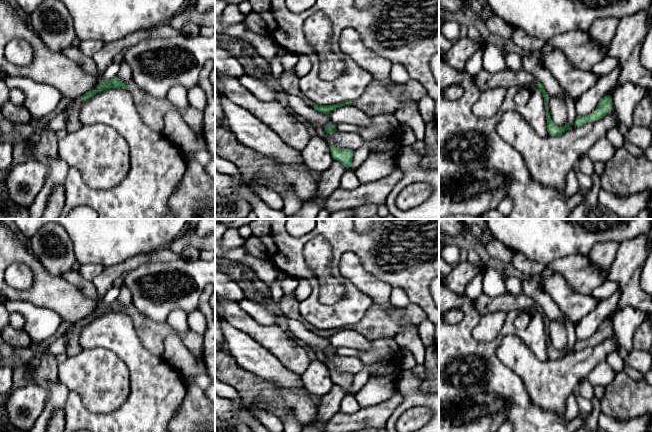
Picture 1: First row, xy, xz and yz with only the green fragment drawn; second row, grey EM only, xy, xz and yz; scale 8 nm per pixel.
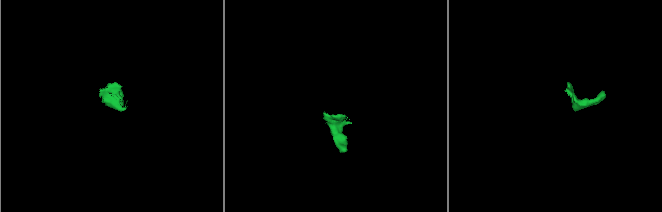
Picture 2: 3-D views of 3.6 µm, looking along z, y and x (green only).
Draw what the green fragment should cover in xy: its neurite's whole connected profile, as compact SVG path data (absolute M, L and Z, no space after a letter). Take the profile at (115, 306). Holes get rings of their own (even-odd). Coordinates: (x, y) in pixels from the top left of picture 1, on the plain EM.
M71 270L63 277L76 286L86 297L96 302L96 310L84 319L74 323L62 336L68 339L66 354L71 357L79 354L83 348L79 342L81 330L97 317L109 312L128 313L133 321L135 330L142 345L153 355L163 356L164 339L174 333L173 328L167 322L154 322L144 317L132 304L128 307L121 306L117 301L106 305L103 298L99 298L97 288L93 281L86 280L79 271Z

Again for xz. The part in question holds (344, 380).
M329 366L328 368L333 384L342 387L348 393L351 389L354 375L350 373L338 372L336 370L331 369Z

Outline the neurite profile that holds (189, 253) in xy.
M188 246L186 247L181 253L180 253L180 259L182 260L196 260L200 256L200 251L193 247L193 246Z

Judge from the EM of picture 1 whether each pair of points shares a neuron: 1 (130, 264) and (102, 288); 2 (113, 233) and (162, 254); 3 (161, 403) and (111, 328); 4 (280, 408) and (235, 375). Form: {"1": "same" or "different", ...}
{"1": "same", "2": "different", "3": "same", "4": "same"}

